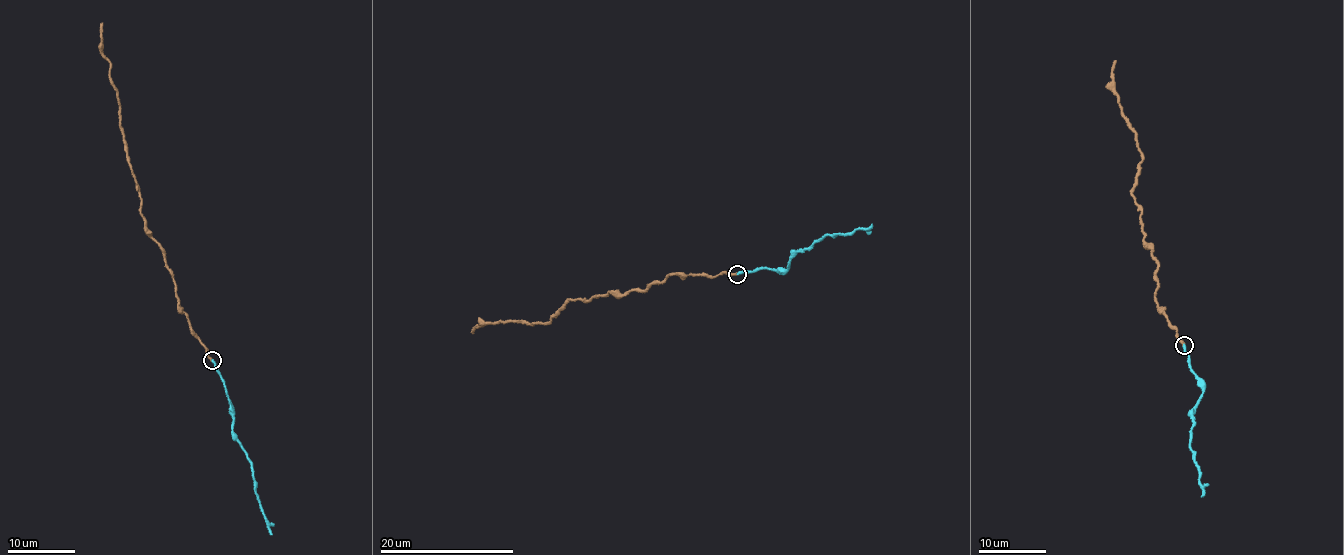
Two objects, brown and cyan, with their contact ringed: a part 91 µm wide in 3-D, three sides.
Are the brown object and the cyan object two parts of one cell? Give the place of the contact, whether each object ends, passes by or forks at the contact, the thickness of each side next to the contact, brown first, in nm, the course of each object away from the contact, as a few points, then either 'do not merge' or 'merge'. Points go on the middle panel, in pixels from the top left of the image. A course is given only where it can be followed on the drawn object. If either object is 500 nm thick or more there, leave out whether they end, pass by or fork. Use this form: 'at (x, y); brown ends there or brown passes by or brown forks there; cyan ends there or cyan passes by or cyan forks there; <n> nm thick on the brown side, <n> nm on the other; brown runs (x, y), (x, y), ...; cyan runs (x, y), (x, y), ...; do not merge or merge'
at (737, 274); brown ends there; cyan ends there; 280 nm thick on the brown side, 280 nm on the other; brown runs (737, 273), (676, 273), (641, 292), (569, 301), (545, 324), (509, 320), (472, 334); cyan runs (737, 273), (766, 266), (786, 269), (794, 256), (820, 239), (867, 228), (872, 223); merge

